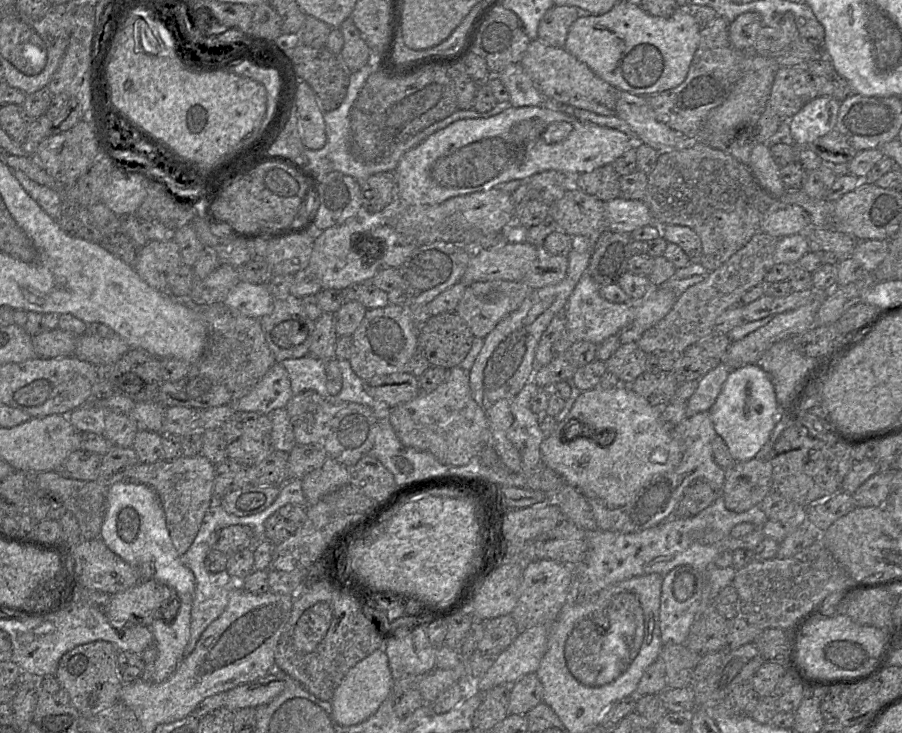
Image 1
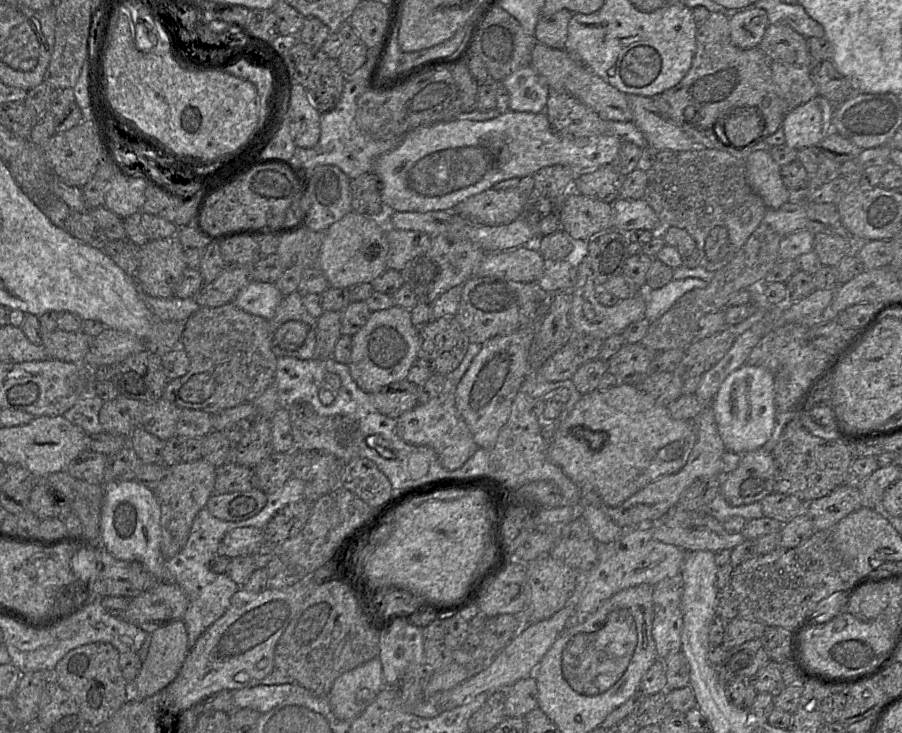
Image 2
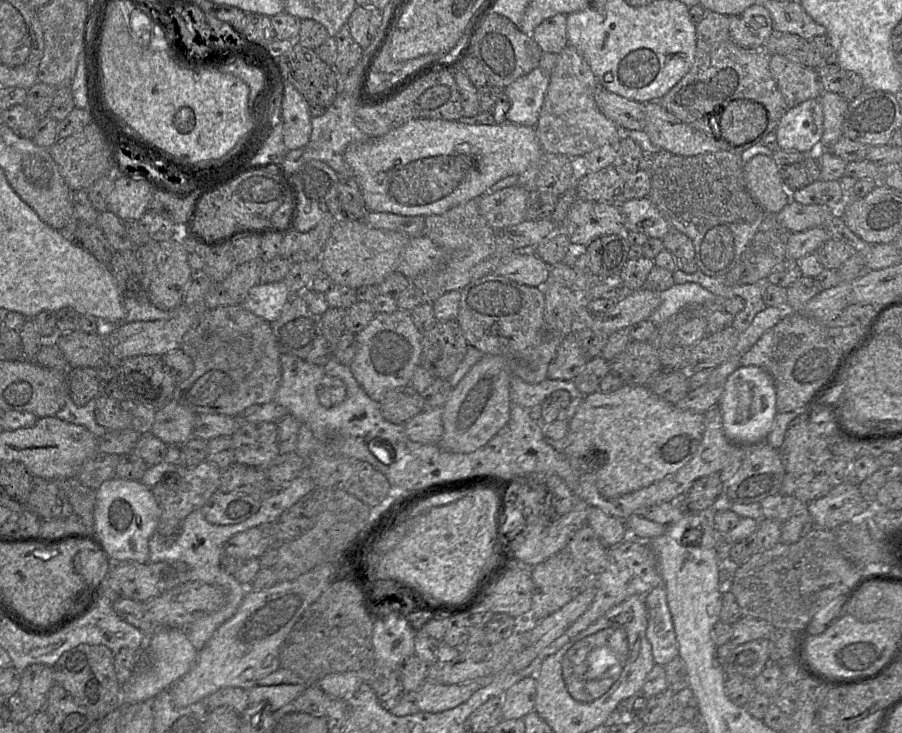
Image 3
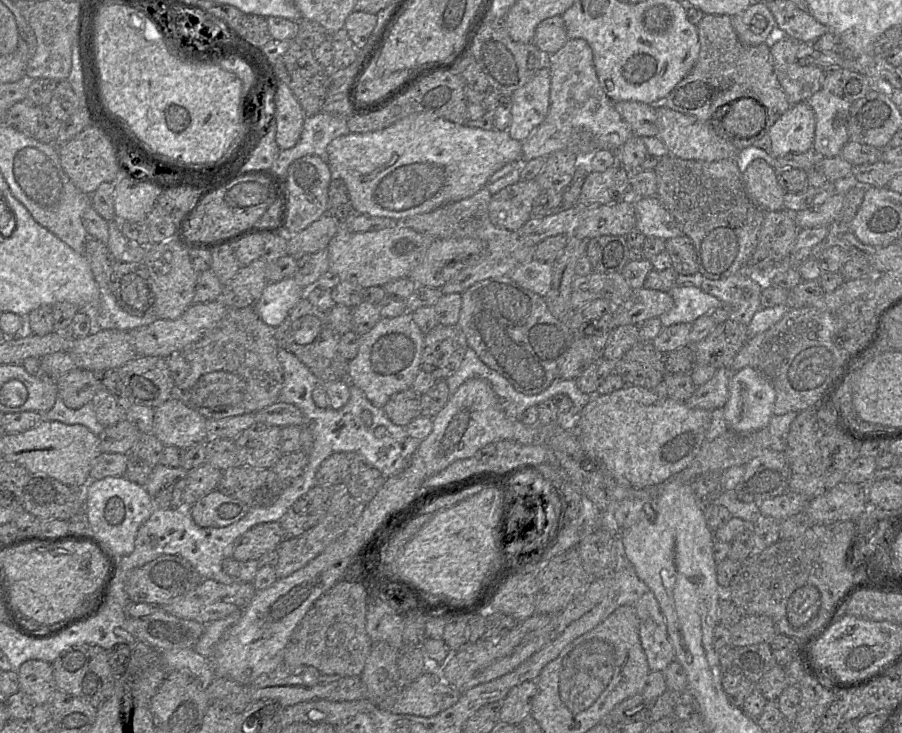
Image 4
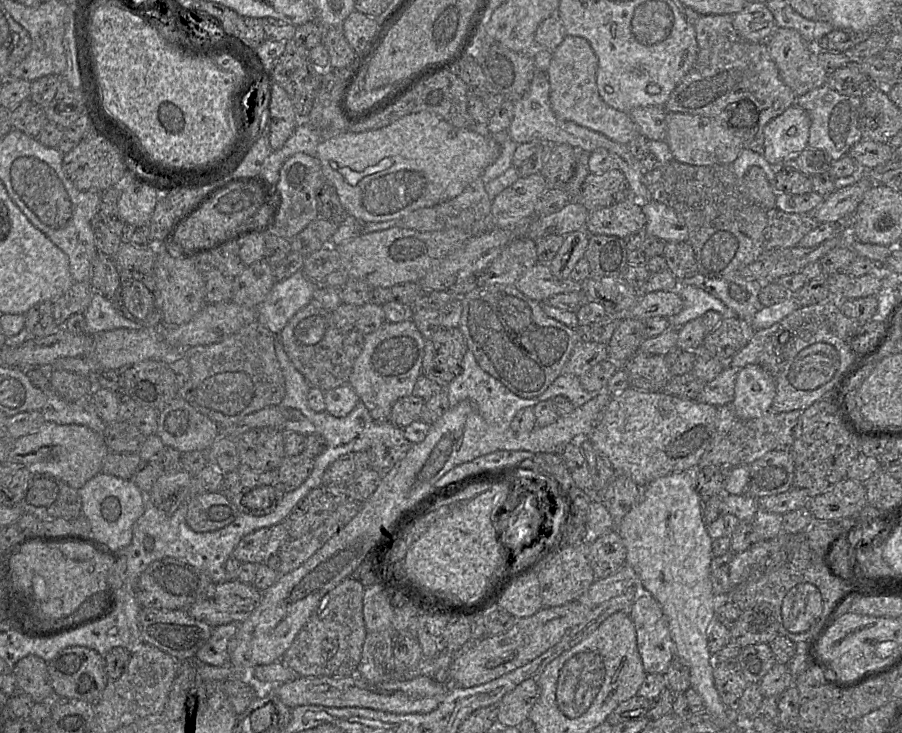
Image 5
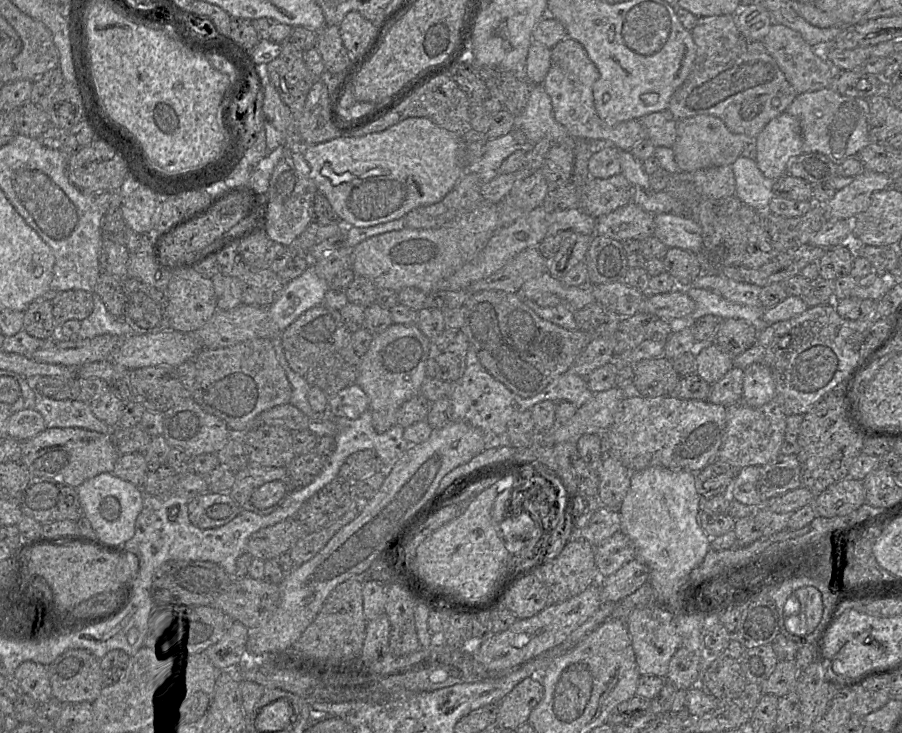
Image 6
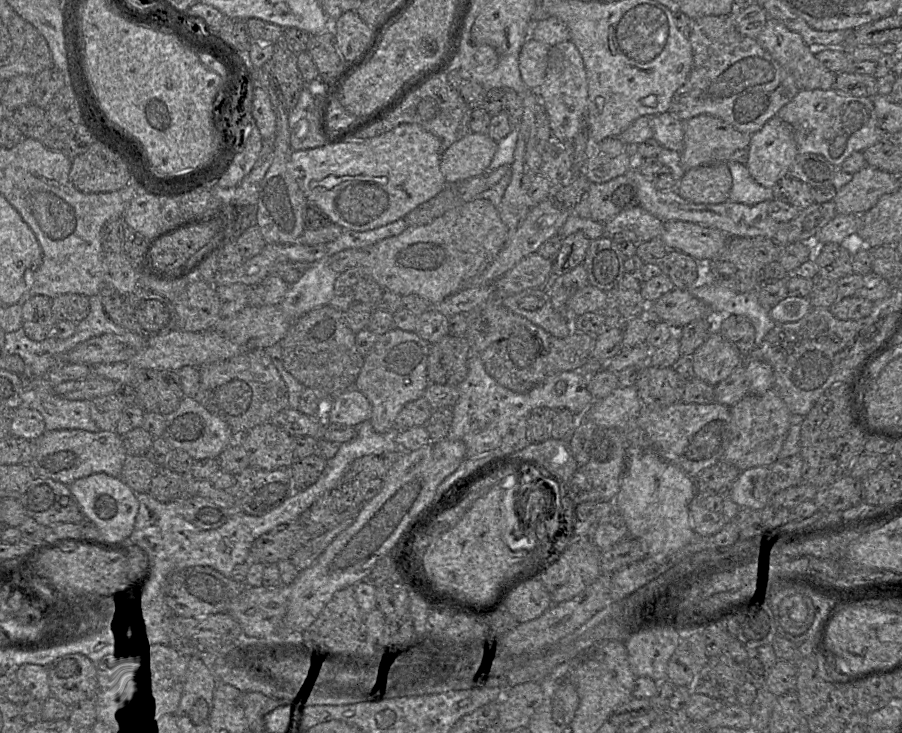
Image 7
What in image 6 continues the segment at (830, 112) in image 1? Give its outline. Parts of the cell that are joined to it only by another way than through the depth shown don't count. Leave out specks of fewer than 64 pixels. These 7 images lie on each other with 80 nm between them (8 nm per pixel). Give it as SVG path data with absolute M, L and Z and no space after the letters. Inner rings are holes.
M787 112L773 118L755 137L756 164L772 180L787 173L790 162L802 152L803 139L799 120Z

